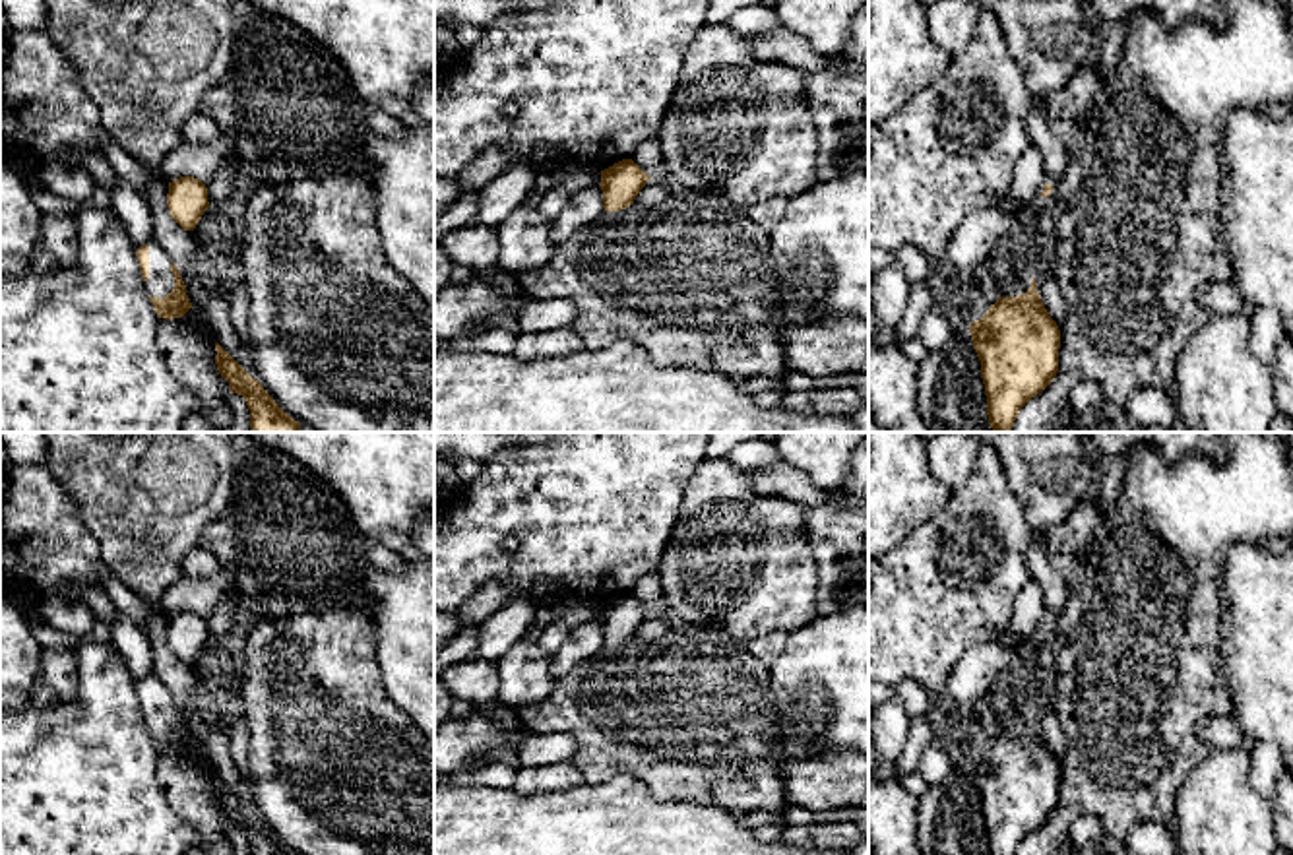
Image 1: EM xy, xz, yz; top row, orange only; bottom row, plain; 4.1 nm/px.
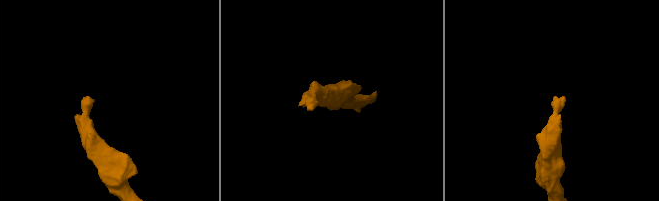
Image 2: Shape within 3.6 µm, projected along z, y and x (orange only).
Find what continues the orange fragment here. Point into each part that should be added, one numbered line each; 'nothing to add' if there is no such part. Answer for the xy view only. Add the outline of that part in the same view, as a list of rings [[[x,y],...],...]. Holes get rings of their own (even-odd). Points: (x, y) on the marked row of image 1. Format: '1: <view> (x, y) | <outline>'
1: xy (161, 282) | [[[153,238],[143,244],[149,246],[149,279],[145,281],[145,291],[163,299],[174,289],[173,262]]]

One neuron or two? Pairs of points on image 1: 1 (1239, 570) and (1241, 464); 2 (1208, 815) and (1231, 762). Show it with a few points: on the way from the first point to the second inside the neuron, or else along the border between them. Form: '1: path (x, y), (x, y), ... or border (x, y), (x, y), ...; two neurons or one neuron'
1: border (1239, 539), (1226, 555), (1222, 584); two neurons
2: path (1216, 801), (1224, 776); one neuron

